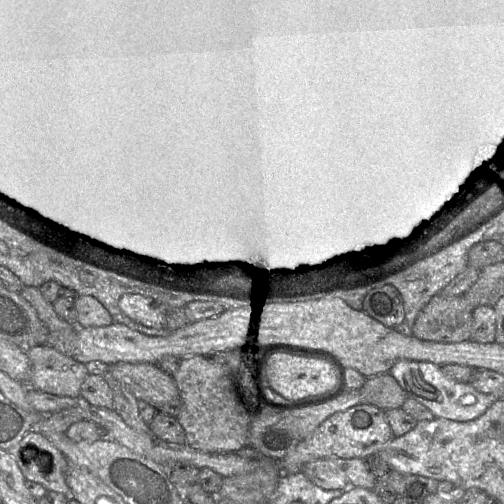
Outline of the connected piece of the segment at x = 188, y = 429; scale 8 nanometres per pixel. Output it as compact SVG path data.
M190 356L179 360L177 371L172 378L178 388L181 410L176 417L182 426L186 444L203 452L235 452L247 447L248 433L256 407L249 408L229 388L223 377L222 367L211 356Z

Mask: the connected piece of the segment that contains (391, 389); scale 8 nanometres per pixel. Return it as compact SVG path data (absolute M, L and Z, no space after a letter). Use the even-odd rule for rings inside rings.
M389 372L366 378L360 391L367 404L374 405L384 411L401 408L408 398Z

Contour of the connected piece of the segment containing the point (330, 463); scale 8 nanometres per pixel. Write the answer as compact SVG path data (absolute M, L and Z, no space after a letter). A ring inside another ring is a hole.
M327 458L309 462L303 467L302 472L324 490L347 490L350 482L335 460L336 458Z

